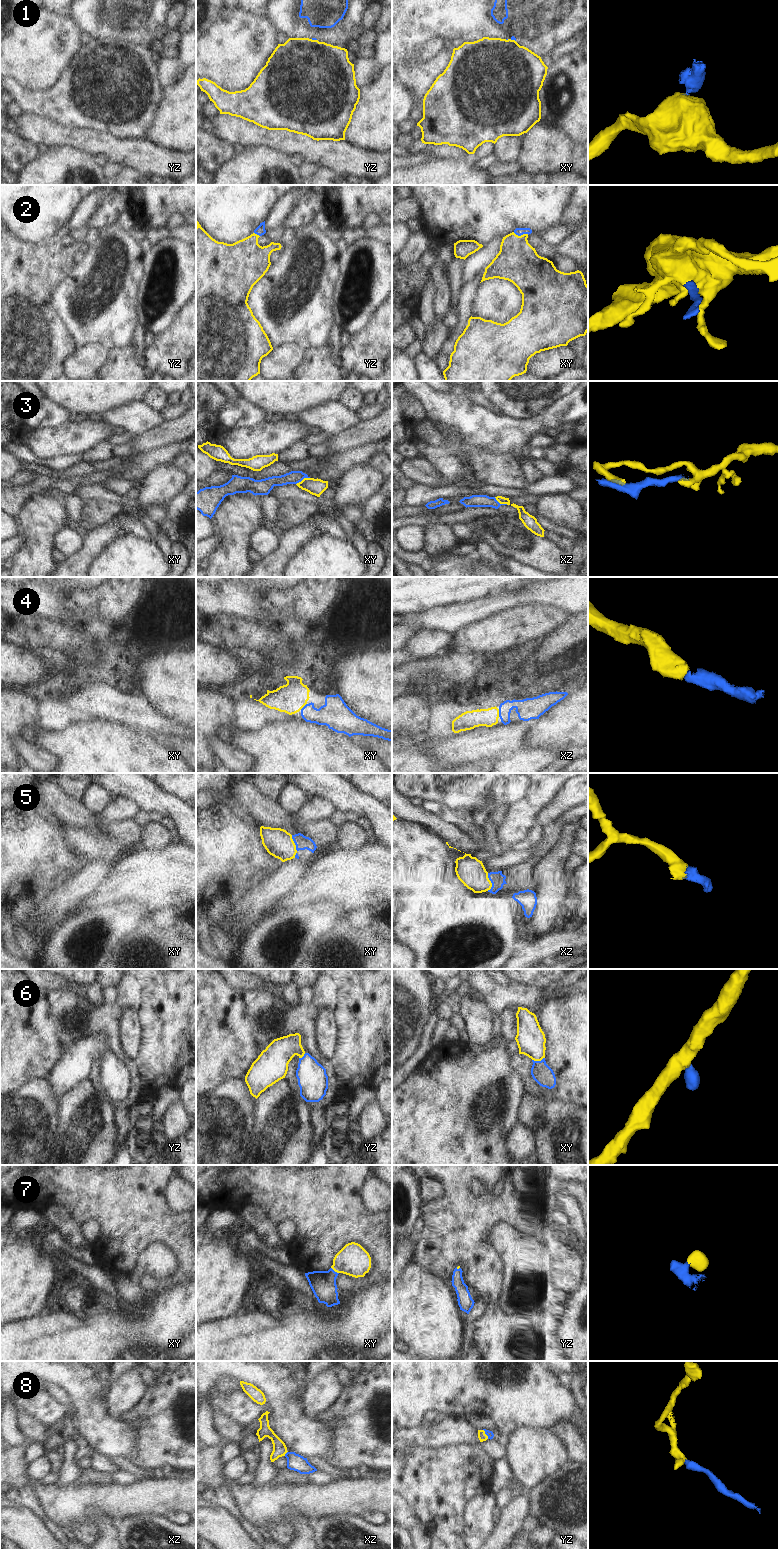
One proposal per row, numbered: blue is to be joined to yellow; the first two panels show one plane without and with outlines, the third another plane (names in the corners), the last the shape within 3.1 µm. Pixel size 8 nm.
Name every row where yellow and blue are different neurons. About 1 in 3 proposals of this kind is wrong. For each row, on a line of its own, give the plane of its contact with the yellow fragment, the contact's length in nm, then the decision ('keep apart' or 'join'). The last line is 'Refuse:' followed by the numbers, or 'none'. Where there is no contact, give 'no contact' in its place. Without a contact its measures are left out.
1: contact in yz; length 50 nm; keep apart
2: contact in xy; length 130 nm; join
3: contact in xy; length 130 nm; keep apart
4: contact in xz; length 60 nm; join
5: contact in xz; length 140 nm; join
6: contact in xy; length 110 nm; join
7: contact in xy; length 80 nm; join
8: contact in yz; length 90 nm; join
Refuse: 1, 3

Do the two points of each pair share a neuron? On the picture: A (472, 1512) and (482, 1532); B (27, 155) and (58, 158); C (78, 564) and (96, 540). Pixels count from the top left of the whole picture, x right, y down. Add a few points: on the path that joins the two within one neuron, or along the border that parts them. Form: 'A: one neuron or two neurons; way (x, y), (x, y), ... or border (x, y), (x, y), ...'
A: one neuron; way (477, 1517), (479, 1519), (479, 1527)
B: two neurons; border (40, 154), (20, 172)
C: one neuron; way (83, 558), (92, 546)

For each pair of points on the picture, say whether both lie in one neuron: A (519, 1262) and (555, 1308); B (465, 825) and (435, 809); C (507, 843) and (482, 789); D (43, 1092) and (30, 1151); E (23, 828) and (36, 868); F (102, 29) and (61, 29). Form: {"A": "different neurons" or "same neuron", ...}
{"A": "same neuron", "B": "same neuron", "C": "different neurons", "D": "same neuron", "E": "same neuron", "F": "different neurons"}

